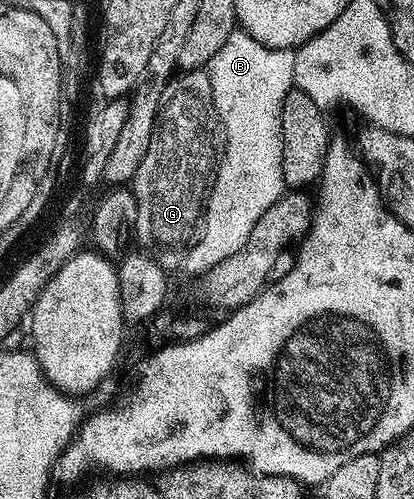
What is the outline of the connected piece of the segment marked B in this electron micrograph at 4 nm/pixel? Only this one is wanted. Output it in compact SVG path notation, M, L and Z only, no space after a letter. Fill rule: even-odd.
M236 29L220 45L220 53L212 57L208 64L210 80L212 81L212 97L214 98L214 109L218 112L218 122L221 130L224 132L224 143L226 139L226 151L221 156L220 162L216 167L216 178L213 180L210 194L206 200L206 210L204 212L204 235L207 240L211 239L214 243L223 243L227 252L238 251L248 241L248 233L252 233L252 225L260 221L260 217L269 209L272 204L284 194L284 184L282 181L282 122L280 113L284 105L284 97L294 87L294 51L290 49L279 49L276 47L265 47L260 41L256 41L252 36L247 35L245 31Z

